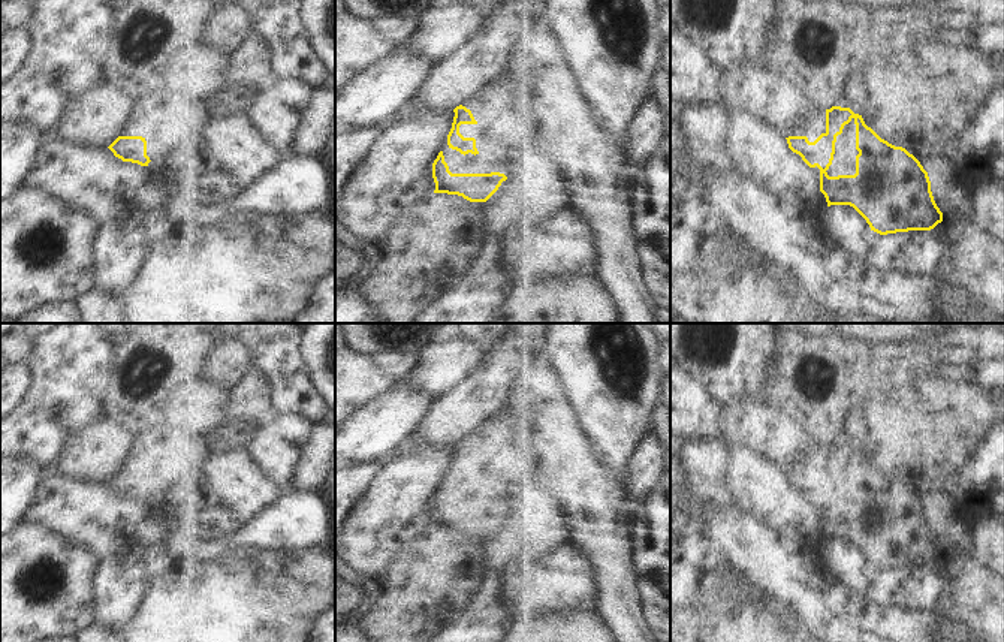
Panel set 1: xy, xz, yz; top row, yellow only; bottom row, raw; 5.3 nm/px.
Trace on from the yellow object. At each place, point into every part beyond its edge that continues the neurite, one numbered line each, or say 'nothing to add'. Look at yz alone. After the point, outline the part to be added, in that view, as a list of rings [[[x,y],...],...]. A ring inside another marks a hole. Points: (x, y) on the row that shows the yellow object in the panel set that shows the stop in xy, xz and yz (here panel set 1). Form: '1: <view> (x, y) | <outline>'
1: yz (813, 124) | [[[823,106],[811,108],[796,126],[783,132],[784,138],[806,136],[809,142],[814,142],[821,133],[826,133],[826,109]]]

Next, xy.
1: xy (147, 118) | [[[160,88],[133,102],[120,136],[142,136],[147,141],[150,160],[162,159],[171,150],[171,139],[183,135],[184,124],[193,124],[195,135],[202,136],[201,127],[209,124],[215,112],[215,106],[211,102],[208,109],[201,114],[199,123],[195,121],[193,112],[184,112],[183,123],[174,124],[165,115],[165,90]]]

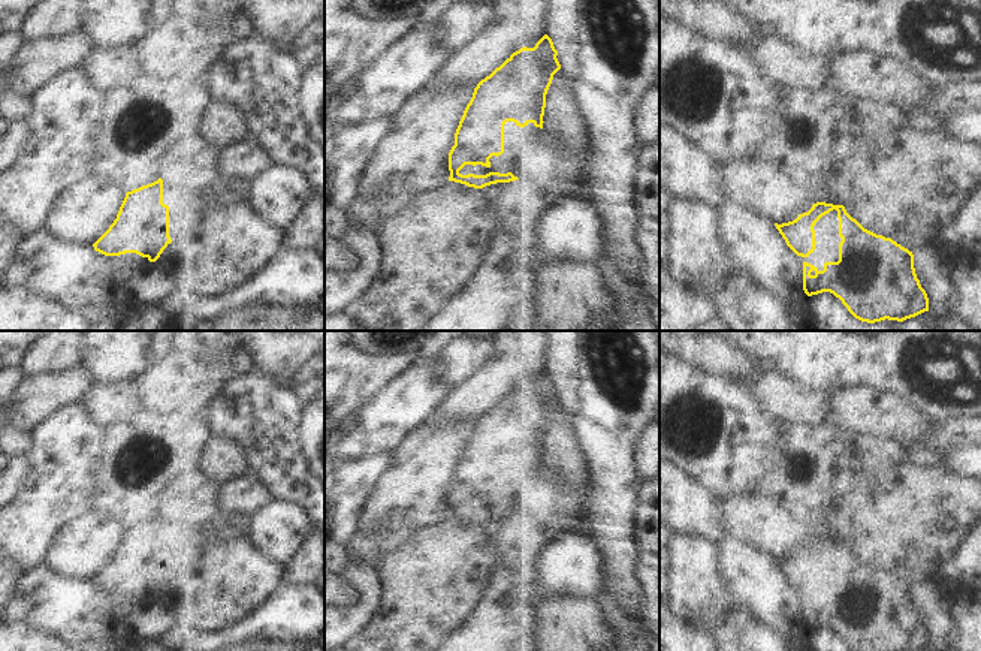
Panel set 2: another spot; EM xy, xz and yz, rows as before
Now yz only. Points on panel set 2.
nothing to add

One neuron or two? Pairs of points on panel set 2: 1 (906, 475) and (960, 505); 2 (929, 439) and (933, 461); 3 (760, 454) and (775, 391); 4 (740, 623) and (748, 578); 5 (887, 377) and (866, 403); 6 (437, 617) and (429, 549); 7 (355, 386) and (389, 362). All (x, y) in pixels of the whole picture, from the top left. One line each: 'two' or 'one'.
1: one
2: two
3: two
4: two
5: two
6: one
7: one

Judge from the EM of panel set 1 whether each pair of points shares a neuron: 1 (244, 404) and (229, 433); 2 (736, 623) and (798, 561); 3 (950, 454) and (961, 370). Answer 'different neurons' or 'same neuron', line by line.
1: different neurons
2: different neurons
3: different neurons

